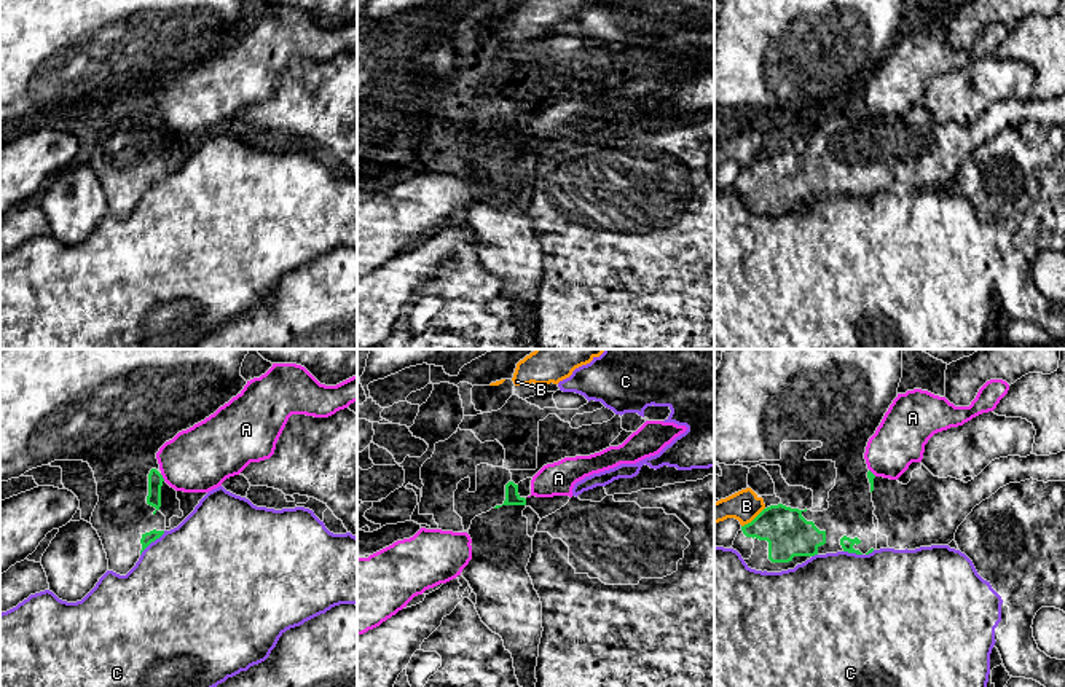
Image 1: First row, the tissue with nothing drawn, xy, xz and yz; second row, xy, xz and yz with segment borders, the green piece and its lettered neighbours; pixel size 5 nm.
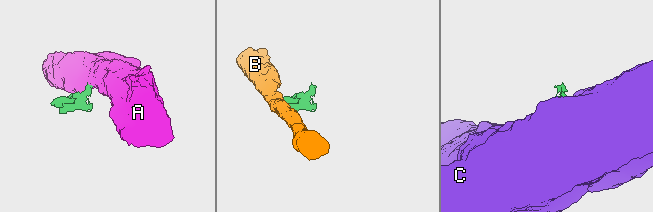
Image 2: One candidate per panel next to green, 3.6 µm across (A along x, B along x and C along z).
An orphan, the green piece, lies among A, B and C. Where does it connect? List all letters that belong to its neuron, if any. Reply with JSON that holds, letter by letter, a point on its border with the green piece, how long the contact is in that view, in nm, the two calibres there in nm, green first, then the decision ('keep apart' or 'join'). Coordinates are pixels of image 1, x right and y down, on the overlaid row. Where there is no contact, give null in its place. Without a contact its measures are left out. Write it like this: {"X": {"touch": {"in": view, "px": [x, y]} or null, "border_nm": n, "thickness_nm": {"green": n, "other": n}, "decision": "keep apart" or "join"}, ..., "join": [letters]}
{"A": {"touch": {"in": "xy", "px": [161, 477]}, "border_nm": 50, "thickness_nm": {"green": 80, "other": 320}, "decision": "keep apart"}, "B": {"touch": {"in": "yz", "px": [754, 518]}, "border_nm": 160, "thickness_nm": {"green": 220, "other": 160}, "decision": "keep apart"}, "C": {"touch": {"in": "xy", "px": [152, 541]}, "border_nm": 180, "thickness_nm": {"green": 60, "other": 480}, "decision": "keep apart"}, "join": []}

